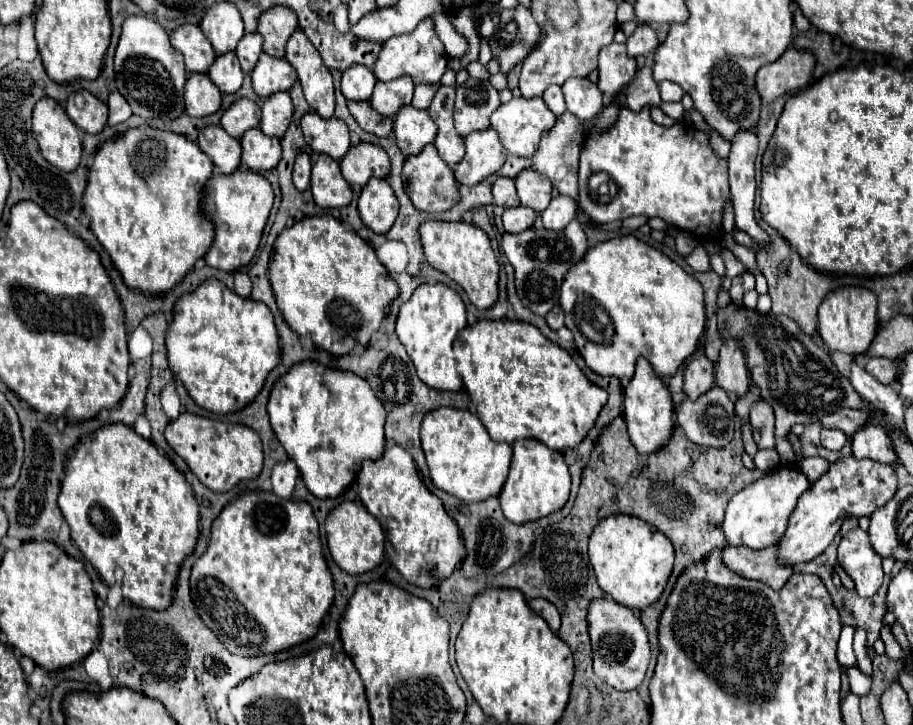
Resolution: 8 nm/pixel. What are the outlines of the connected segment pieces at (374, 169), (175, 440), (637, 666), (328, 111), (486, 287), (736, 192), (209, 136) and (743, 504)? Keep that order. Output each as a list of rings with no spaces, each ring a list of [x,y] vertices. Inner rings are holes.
[[[361,142],[359,146],[351,146],[347,150],[347,156],[343,156],[341,174],[343,178],[353,186],[365,186],[369,178],[385,178],[389,174],[391,162],[387,152],[375,144]]]
[[[185,412],[175,422],[169,422],[165,438],[169,446],[187,462],[191,472],[215,492],[227,492],[239,480],[257,478],[263,468],[261,440],[251,428],[243,424],[219,422]]]
[[[599,598],[599,600],[591,600],[589,604],[587,622],[589,622],[589,638],[593,648],[595,676],[605,680],[615,690],[635,690],[643,682],[651,656],[647,632],[639,616],[635,616],[631,608],[615,602],[613,598]]]
[[[295,30],[293,36],[289,38],[285,48],[285,58],[297,70],[309,106],[321,118],[331,118],[335,110],[333,76],[329,68],[323,66],[317,48],[301,30]]]
[[[427,220],[419,226],[419,238],[421,238],[427,262],[435,270],[447,274],[455,284],[459,284],[477,308],[489,308],[495,304],[499,264],[491,248],[489,236],[479,226],[469,222]]]
[[[737,132],[735,140],[731,140],[731,154],[729,154],[729,184],[731,184],[731,198],[735,204],[735,226],[747,232],[757,248],[765,248],[769,238],[761,230],[753,214],[755,202],[755,156],[757,156],[757,136],[753,132]]]
[[[209,124],[199,130],[199,148],[213,160],[215,174],[231,174],[241,162],[241,144],[221,126]]]
[[[783,466],[763,476],[761,480],[753,482],[751,486],[743,488],[741,492],[737,492],[731,498],[723,520],[723,532],[727,544],[749,546],[755,550],[777,544],[783,538],[783,532],[787,530],[787,520],[791,516],[791,510],[795,510],[795,504],[805,490],[809,490],[809,480],[797,468]]]

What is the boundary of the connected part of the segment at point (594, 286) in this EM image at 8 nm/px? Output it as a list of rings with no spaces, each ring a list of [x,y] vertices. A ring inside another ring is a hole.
[[[635,236],[611,238],[589,248],[583,260],[563,276],[559,304],[579,354],[593,372],[603,376],[629,380],[639,356],[651,362],[657,376],[673,376],[705,342],[701,284],[661,250],[647,246]],[[595,306],[601,306],[613,322],[615,334],[609,342],[599,344],[585,336],[587,328],[595,322]],[[637,310],[641,310],[641,314]]]

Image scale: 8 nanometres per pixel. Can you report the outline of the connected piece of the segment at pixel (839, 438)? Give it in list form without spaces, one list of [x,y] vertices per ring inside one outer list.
[[[827,428],[821,430],[821,444],[827,450],[841,450],[845,442],[847,442],[847,436],[841,430],[827,430]]]

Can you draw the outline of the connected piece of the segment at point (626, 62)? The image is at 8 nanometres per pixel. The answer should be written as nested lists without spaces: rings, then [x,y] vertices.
[[[609,44],[607,48],[599,50],[599,90],[607,96],[615,96],[615,92],[621,92],[631,78],[635,76],[635,58],[627,56],[625,44]]]

